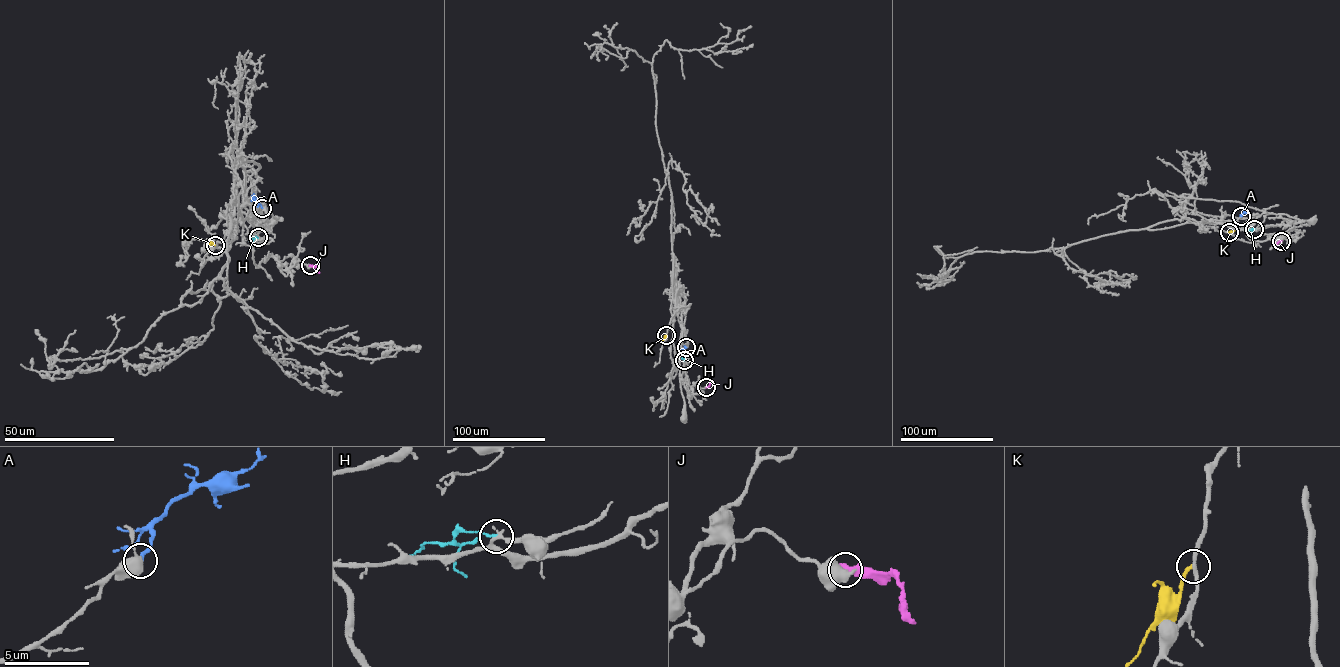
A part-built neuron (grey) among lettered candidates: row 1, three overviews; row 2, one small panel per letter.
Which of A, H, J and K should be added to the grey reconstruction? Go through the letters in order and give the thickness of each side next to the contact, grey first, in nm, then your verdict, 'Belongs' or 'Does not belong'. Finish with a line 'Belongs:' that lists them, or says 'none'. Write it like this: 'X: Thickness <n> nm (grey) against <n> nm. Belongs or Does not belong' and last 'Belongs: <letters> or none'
A: Thickness 360 nm (grey) against 240 nm. Belongs
H: Thickness 190 nm (grey) against 150 nm. Does not belong
J: Thickness 700 nm (grey) against 440 nm. Does not belong
K: Thickness 240 nm (grey) against 200 nm. Does not belong
Belongs: A

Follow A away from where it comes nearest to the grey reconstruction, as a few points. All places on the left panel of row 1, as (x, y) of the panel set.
A: (262, 208), (253, 194)

